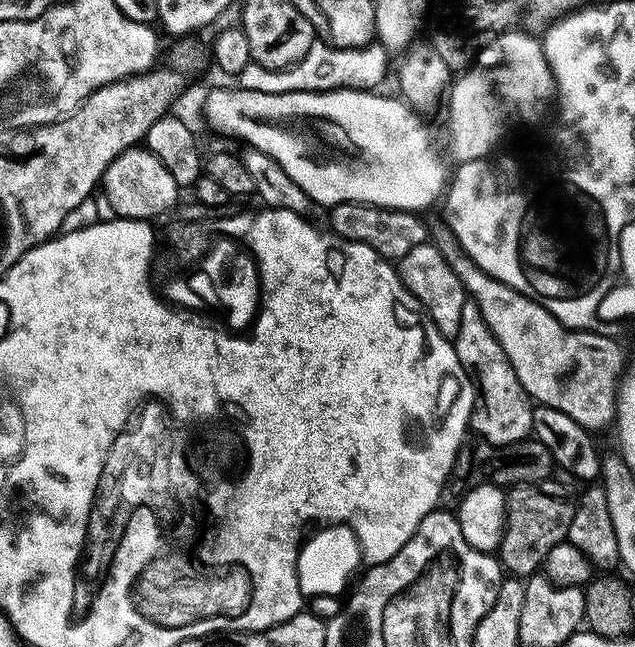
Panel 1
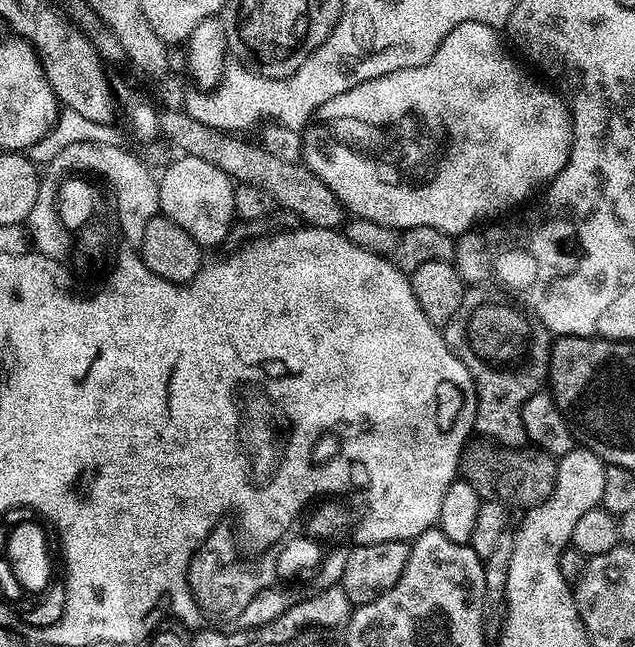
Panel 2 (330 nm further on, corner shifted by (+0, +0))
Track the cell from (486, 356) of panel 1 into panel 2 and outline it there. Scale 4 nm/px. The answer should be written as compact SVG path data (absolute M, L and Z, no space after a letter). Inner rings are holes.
M469 287L452 321L443 325L442 335L448 349L464 365L464 371L470 377L471 387L472 384L476 387L476 428L480 431L477 433L481 437L504 445L505 448L522 448L525 447L528 435L522 426L520 411L535 392L541 391L542 385L547 381L550 333L547 328L529 319L519 307L508 304L492 300L491 294L483 287Z

